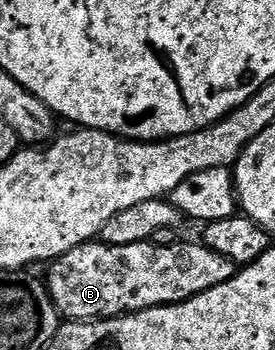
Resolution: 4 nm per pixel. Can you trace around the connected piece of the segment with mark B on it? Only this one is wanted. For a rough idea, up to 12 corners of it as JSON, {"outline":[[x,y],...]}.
{"outline":[[90,241],[48,264],[65,321],[185,303],[238,264],[204,242]]}

